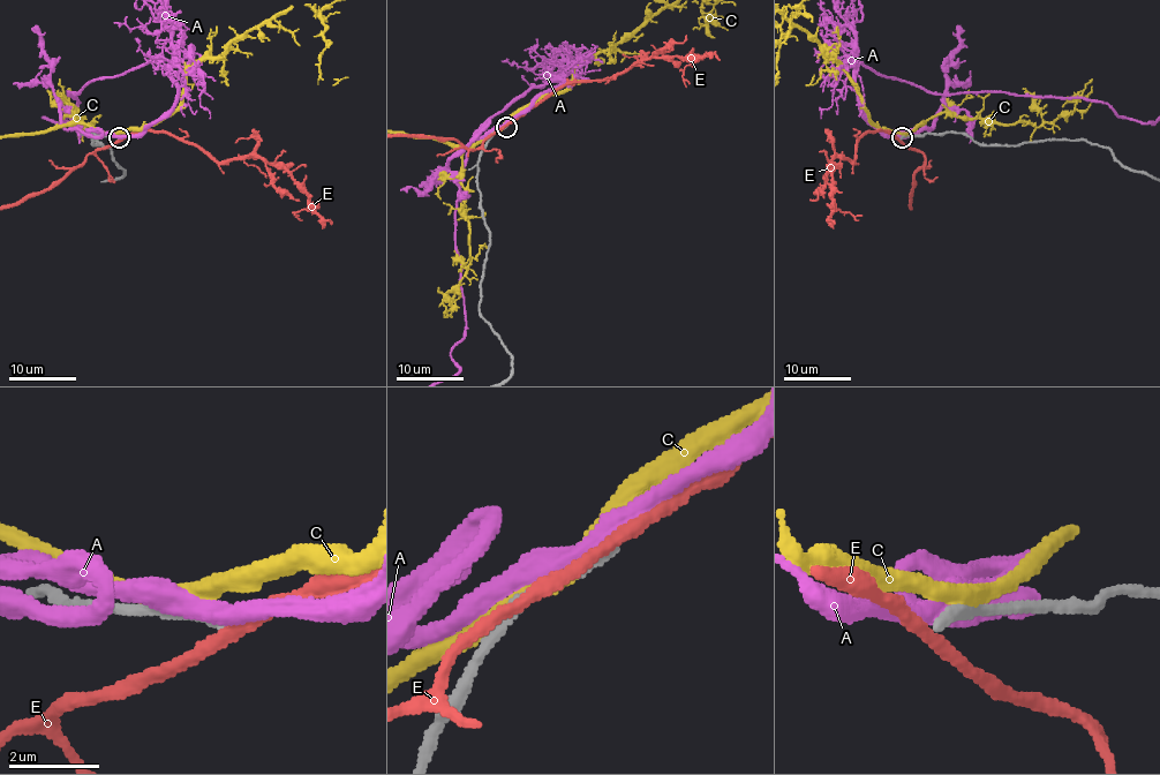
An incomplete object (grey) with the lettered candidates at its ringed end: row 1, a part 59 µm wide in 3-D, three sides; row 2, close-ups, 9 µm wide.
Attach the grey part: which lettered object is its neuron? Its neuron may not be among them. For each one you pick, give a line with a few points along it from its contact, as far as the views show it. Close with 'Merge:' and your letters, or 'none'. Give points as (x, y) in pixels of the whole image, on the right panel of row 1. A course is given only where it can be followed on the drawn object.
Merge: none

